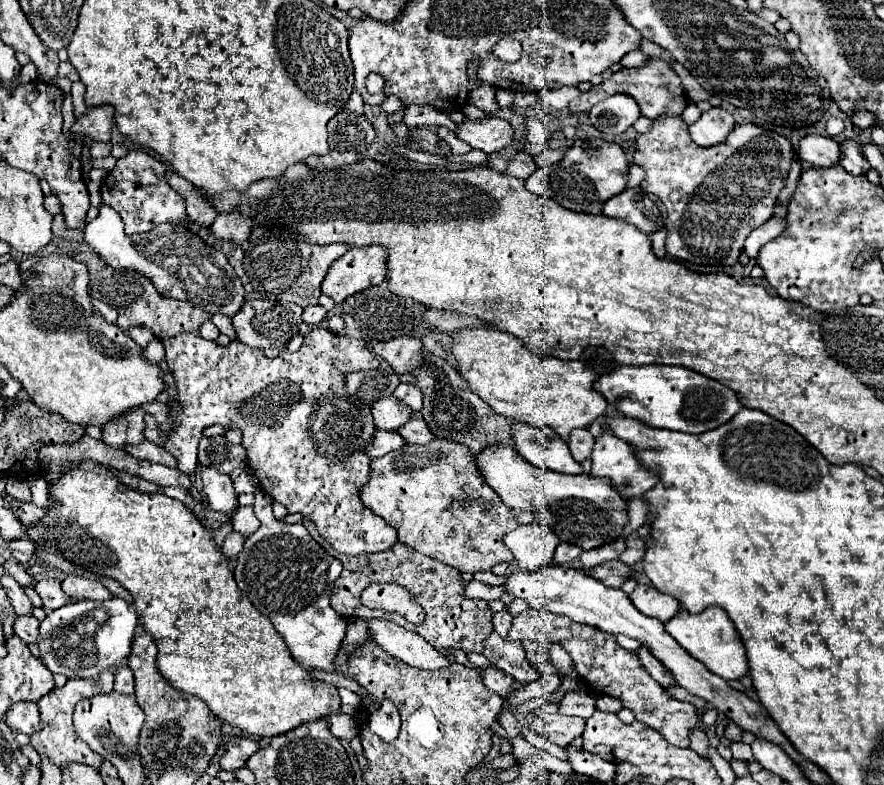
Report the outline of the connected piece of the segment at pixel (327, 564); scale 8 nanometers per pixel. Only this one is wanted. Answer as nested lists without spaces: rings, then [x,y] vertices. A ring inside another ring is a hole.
[[[255,492],[253,510],[261,526],[245,540],[237,556],[237,566],[233,570],[235,582],[251,604],[271,620],[275,632],[301,666],[335,672],[333,660],[345,638],[347,622],[331,608],[329,596],[343,566],[309,536],[303,524],[279,522],[271,512],[271,502],[273,500],[265,492]]]

